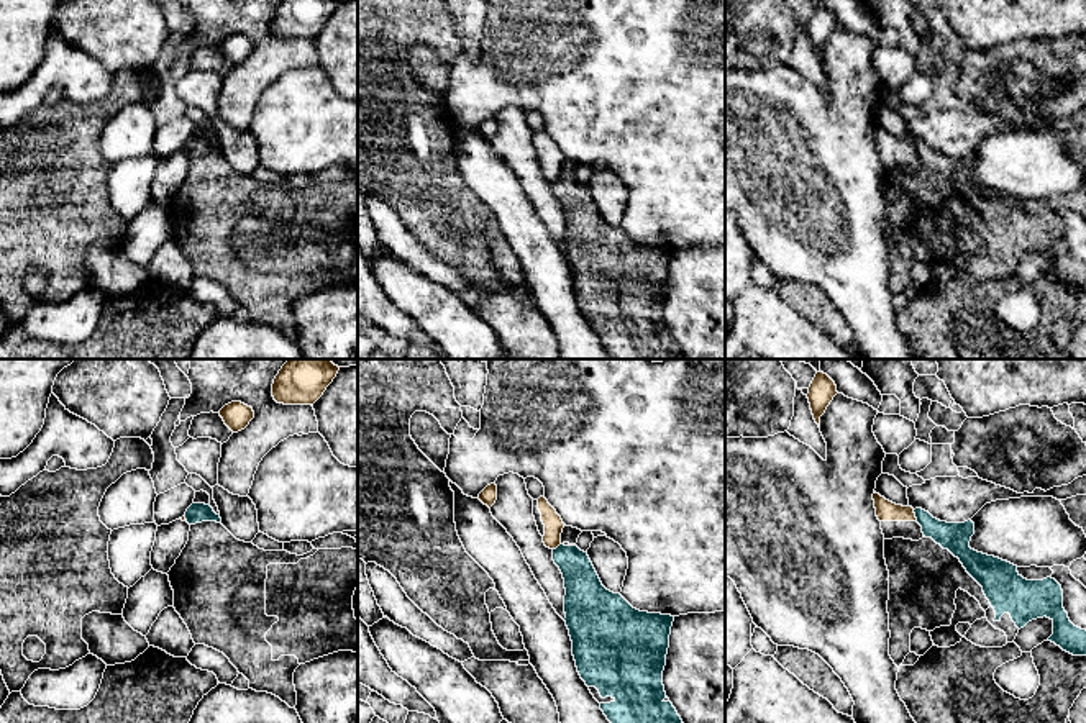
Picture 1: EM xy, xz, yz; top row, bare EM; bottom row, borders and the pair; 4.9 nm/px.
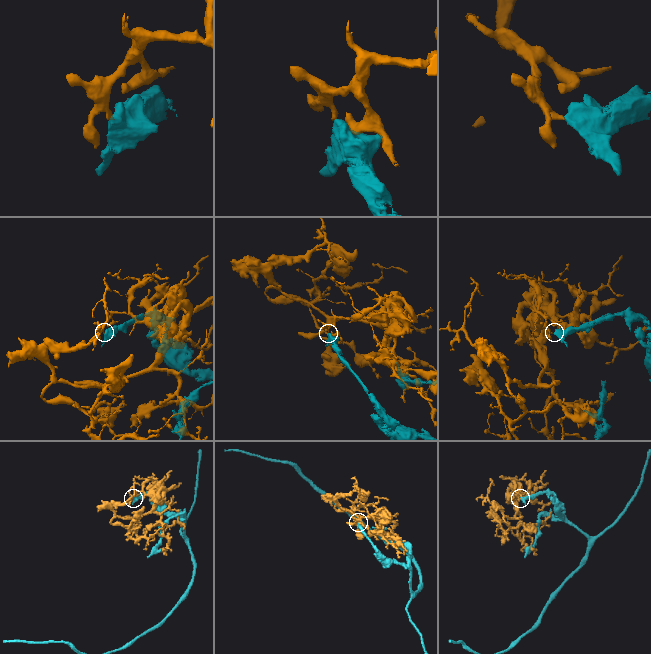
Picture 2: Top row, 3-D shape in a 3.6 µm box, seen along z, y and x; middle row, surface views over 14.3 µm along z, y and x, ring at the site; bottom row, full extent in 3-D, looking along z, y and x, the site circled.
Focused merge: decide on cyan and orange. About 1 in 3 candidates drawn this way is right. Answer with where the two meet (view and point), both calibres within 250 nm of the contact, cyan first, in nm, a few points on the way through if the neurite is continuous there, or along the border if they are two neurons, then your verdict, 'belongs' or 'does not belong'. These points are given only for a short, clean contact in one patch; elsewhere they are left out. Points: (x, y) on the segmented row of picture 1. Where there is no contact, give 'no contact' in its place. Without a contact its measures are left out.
yz (916, 515) | 140/100 nm | along yz (912, 510), (917, 520) | does not belong

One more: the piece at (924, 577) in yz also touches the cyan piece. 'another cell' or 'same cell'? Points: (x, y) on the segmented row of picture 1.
same cell

